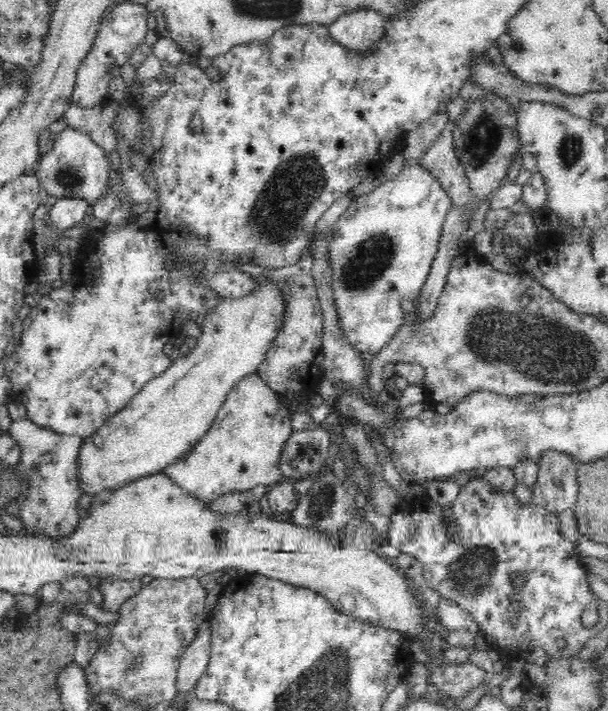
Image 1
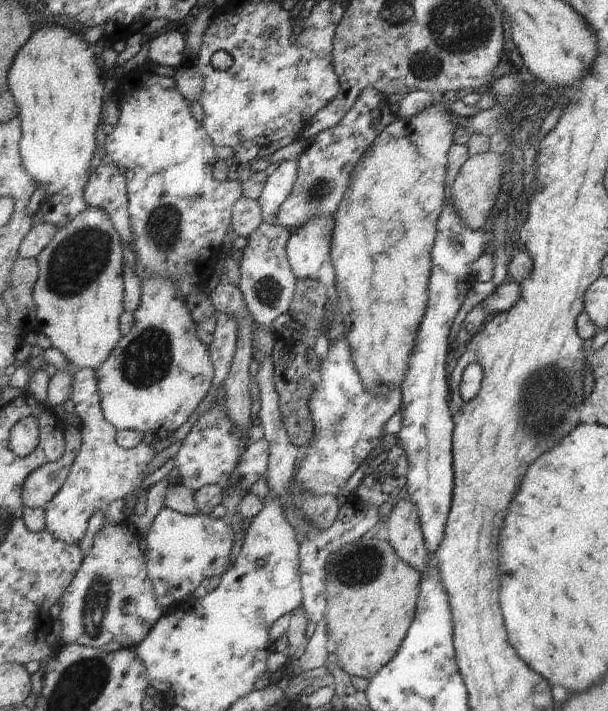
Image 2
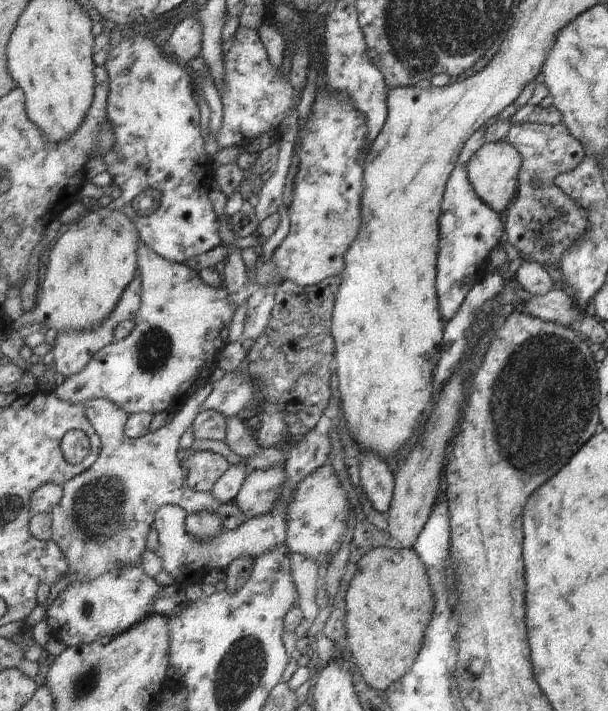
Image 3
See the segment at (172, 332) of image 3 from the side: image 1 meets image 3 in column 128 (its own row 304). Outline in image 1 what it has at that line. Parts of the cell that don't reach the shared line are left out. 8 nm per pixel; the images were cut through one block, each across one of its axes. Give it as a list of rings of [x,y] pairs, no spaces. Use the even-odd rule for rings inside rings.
[[[411,164],[372,192],[353,198],[350,206],[338,218],[330,251],[334,269],[332,287],[344,335],[360,353],[375,355],[395,335],[407,312],[413,307],[415,298],[428,278],[438,251],[445,216],[452,207],[452,197],[432,173],[418,164]]]

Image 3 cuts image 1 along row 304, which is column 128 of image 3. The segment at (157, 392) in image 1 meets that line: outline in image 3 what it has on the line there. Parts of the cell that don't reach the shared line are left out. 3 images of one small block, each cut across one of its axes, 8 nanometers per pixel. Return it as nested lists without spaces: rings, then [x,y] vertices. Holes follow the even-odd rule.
[[[103,203],[100,210],[79,219],[76,224],[70,224],[49,248],[48,265],[43,272],[37,306],[25,312],[17,322],[17,326],[39,322],[44,324],[44,330],[54,328],[59,332],[65,329],[92,329],[108,319],[120,302],[121,295],[139,272],[140,240],[140,232],[130,216],[117,209],[110,209],[107,203]]]

